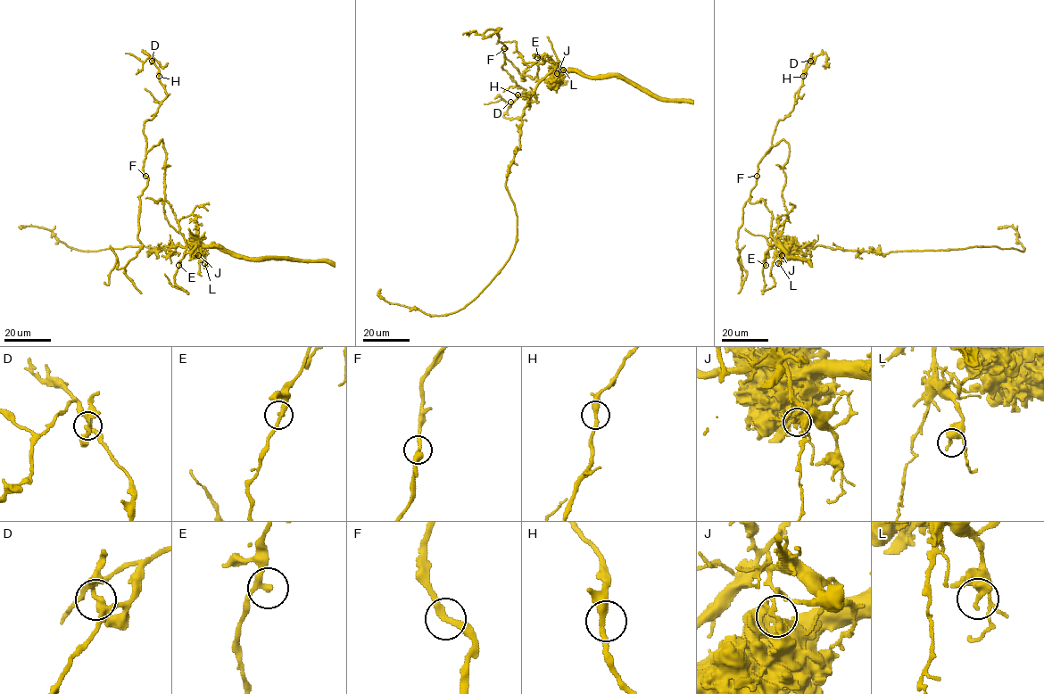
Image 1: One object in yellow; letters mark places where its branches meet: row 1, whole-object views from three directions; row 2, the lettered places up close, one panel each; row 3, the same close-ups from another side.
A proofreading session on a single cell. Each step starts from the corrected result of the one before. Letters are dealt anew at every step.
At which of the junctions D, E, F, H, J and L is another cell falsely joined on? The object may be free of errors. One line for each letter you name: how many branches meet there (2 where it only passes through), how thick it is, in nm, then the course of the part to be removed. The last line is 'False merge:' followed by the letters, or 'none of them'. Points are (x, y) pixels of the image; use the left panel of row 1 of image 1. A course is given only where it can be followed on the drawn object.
J: branches 2; calibre 280 nm; course (199, 255), (195, 245), (164, 245), (149, 254), (159, 251), (84, 251), (48, 229), (21, 228)
False merge: J

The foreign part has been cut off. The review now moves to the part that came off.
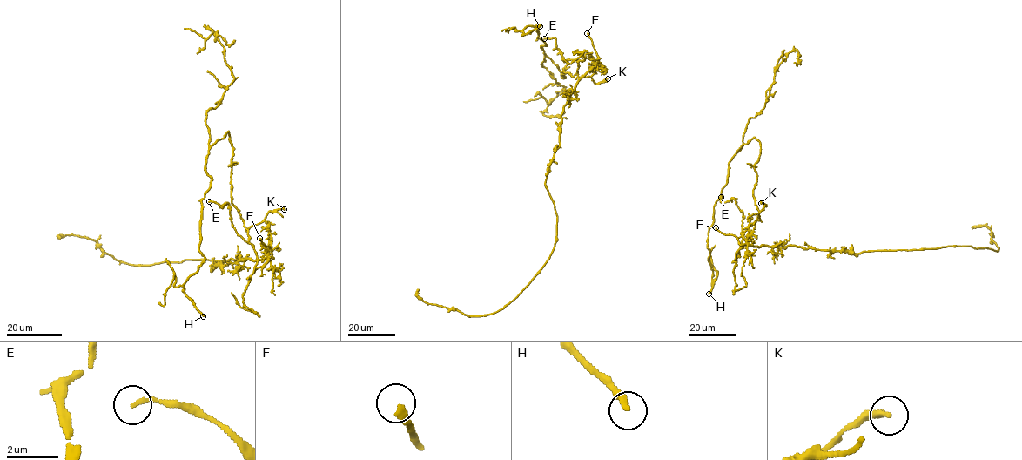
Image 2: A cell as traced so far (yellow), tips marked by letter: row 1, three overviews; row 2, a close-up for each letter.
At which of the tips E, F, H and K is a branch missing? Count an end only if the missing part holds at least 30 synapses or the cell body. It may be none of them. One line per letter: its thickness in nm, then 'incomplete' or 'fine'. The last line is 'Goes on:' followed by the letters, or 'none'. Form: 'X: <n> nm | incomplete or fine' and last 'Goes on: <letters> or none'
E: 160 nm | fine
F: 240 nm | incomplete
H: 240 nm | fine
K: 320 nm | fine
Goes on: F

